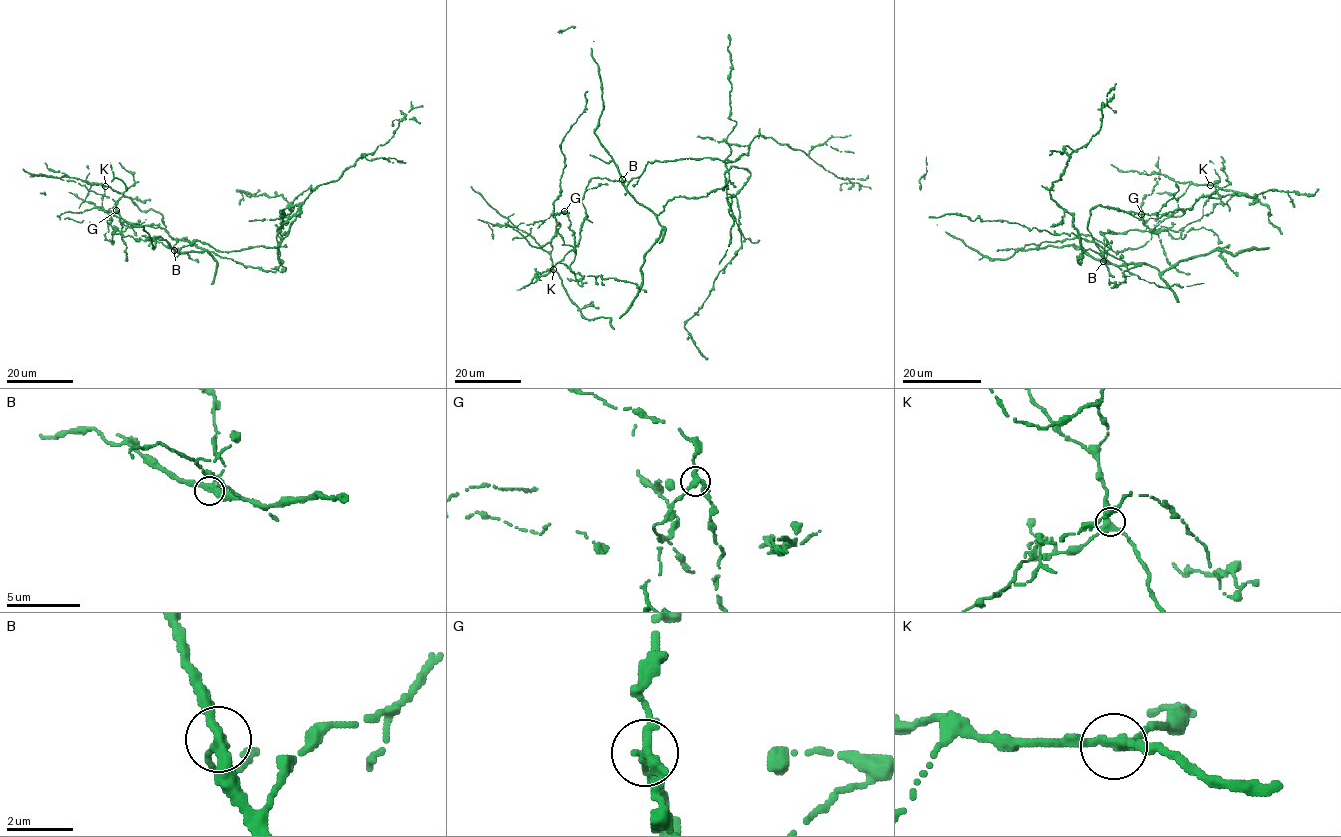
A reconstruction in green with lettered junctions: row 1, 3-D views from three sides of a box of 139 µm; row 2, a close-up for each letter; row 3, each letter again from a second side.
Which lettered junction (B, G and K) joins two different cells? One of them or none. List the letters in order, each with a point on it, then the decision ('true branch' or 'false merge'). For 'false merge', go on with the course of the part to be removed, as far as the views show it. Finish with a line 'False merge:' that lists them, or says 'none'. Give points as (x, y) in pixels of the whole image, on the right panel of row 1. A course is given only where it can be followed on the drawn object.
B: place (1103, 261); true branch
G: place (1141, 214); true branch
K: place (1210, 185); true branch
False merge: none

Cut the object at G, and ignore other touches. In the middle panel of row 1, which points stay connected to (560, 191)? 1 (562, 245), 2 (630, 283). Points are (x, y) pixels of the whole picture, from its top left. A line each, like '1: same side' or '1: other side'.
1: other side
2: other side

